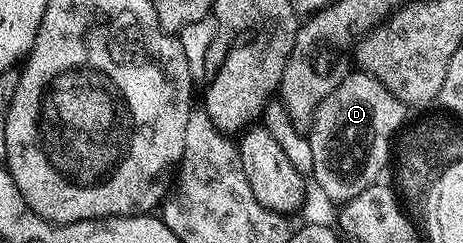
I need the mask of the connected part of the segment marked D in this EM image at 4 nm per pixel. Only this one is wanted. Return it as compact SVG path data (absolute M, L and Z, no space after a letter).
M361 71L347 72L336 91L320 103L308 136L314 168L312 180L328 200L351 201L381 178L378 176L390 157L390 149L392 153L392 142L399 132L398 109L400 102L396 95L392 95L384 83Z

